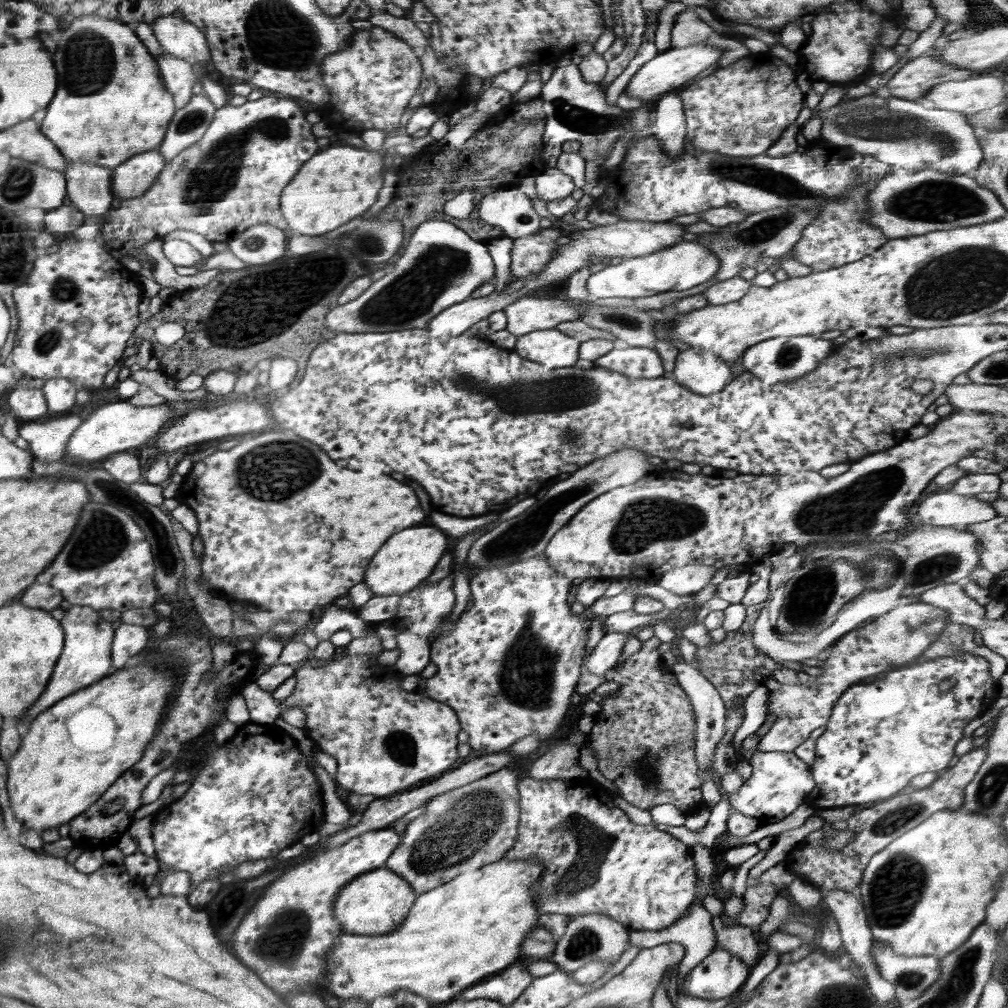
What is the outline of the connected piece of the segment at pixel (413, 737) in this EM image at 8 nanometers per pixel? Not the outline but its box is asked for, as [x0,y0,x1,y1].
[240,632,461,796]

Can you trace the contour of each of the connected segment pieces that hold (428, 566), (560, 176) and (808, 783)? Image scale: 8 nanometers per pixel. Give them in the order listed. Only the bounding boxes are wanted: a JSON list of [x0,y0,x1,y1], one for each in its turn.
[[363,526,446,596],[535,167,576,202],[727,752,816,825]]

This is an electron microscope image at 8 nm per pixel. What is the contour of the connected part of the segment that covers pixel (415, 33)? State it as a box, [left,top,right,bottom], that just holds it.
[368,12,427,50]

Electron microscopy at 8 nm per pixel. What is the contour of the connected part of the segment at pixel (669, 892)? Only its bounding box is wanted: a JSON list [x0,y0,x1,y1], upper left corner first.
[502,775,696,931]

